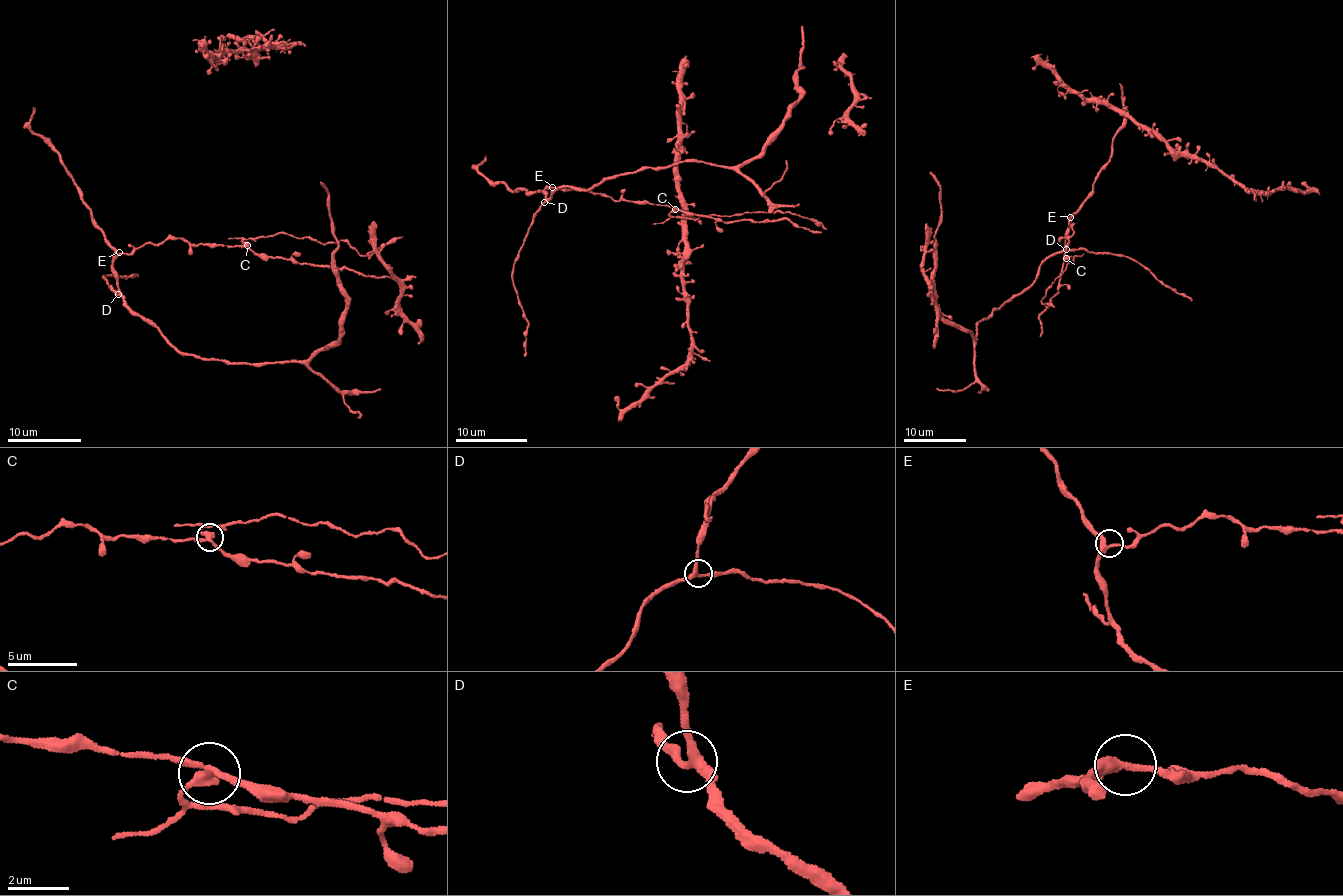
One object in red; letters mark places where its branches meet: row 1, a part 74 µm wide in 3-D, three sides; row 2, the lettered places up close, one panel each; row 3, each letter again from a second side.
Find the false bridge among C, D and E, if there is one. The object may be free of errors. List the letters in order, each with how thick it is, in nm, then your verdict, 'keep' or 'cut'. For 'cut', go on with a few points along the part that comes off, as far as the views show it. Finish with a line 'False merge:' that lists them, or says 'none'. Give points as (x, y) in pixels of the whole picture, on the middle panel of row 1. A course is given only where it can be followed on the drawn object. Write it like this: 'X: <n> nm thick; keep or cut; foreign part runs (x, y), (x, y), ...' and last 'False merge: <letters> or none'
C: 260 nm thick; cut; foreign part runs (675, 209), (670, 215), (697, 219), (747, 212), (795, 213), (816, 220), (827, 229)
D: 260 nm thick; keep
E: 280 nm thick; keep
False merge: C

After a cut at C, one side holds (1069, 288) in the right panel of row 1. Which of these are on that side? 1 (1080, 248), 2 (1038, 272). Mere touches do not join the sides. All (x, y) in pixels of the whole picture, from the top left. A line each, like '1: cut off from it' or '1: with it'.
1: with it
2: with it

